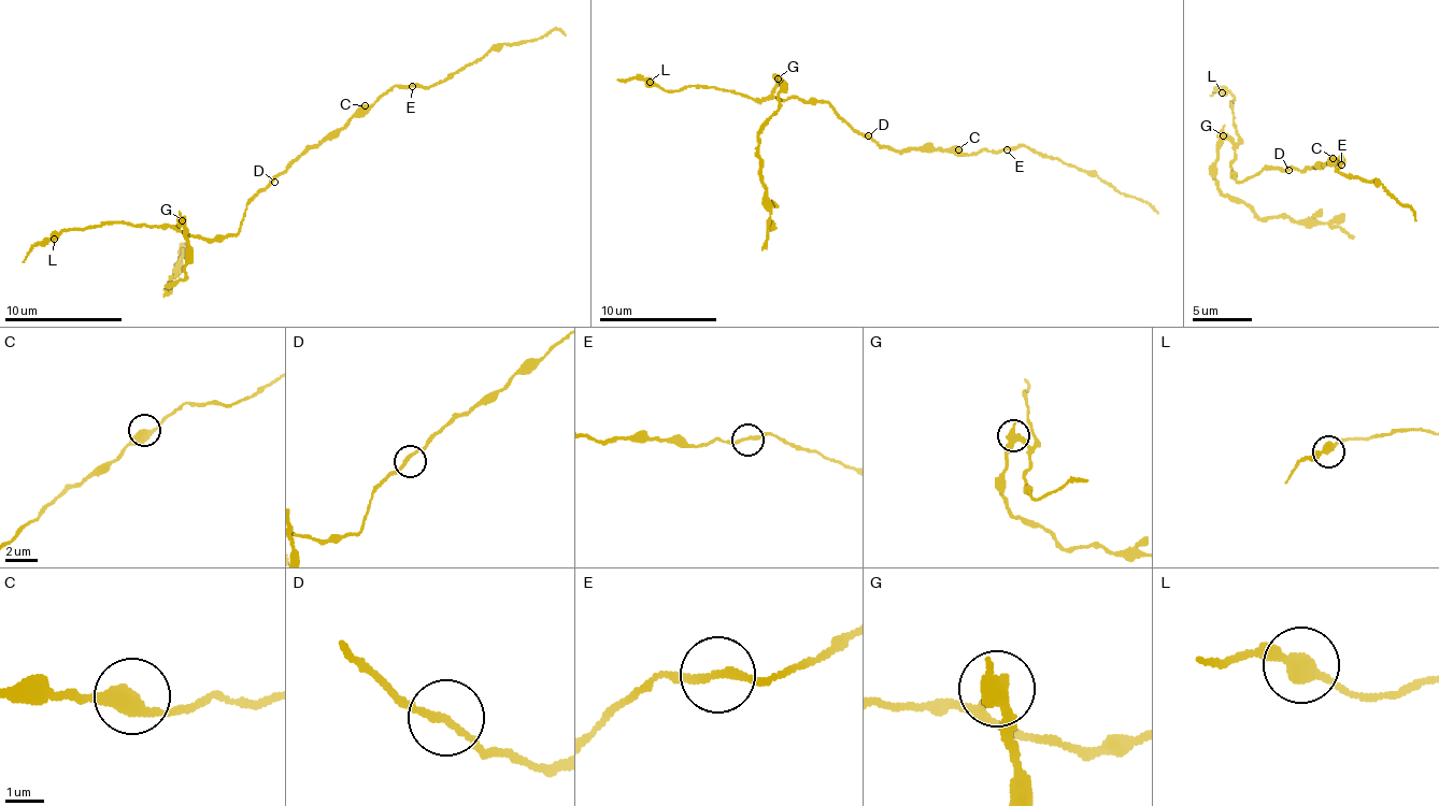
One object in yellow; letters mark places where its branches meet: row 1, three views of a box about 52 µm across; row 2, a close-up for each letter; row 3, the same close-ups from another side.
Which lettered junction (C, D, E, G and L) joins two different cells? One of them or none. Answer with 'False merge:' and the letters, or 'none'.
False merge: G

